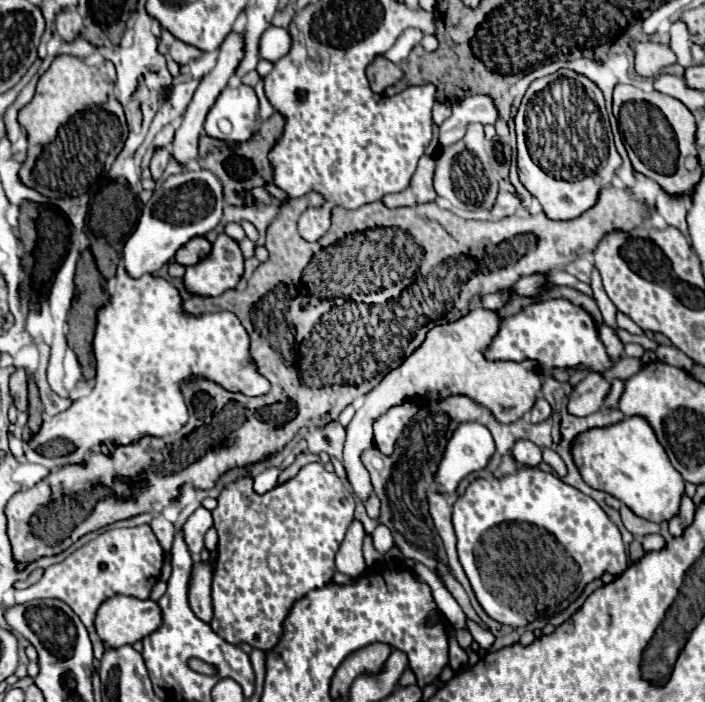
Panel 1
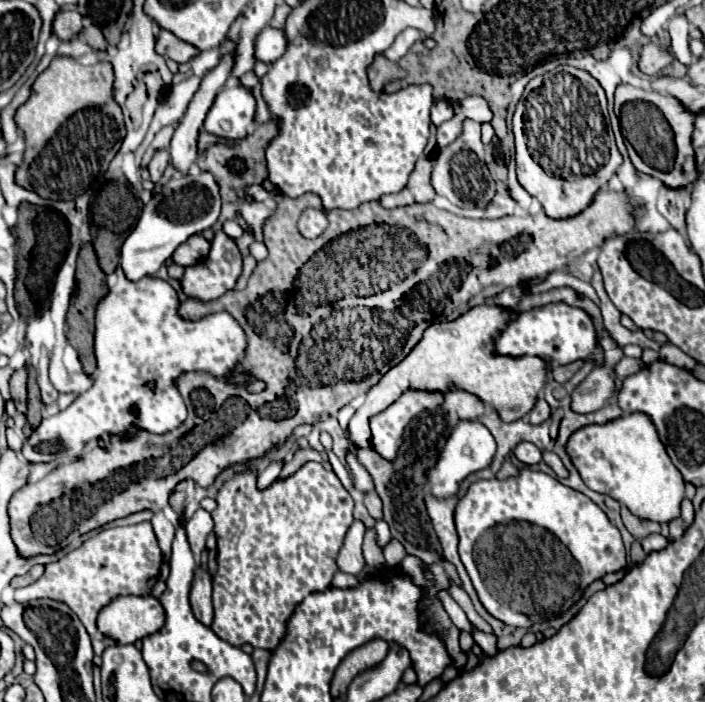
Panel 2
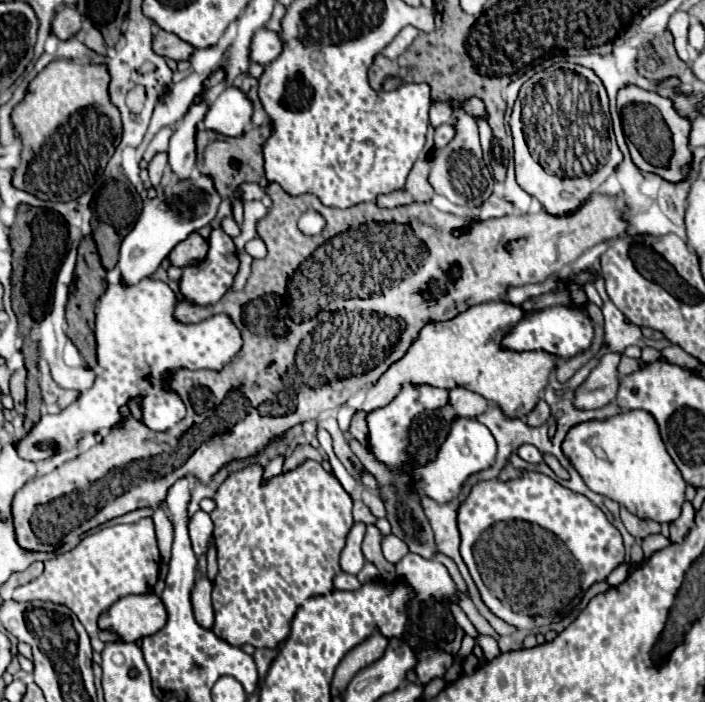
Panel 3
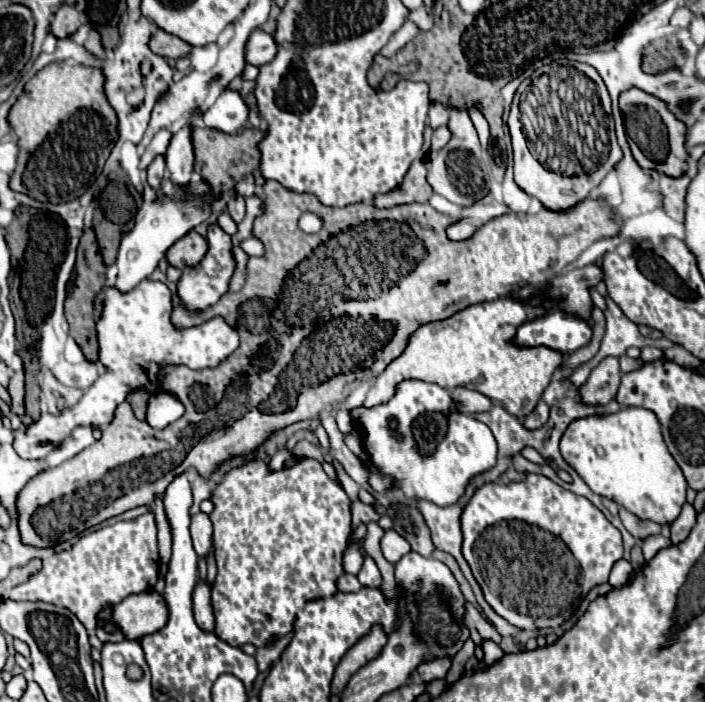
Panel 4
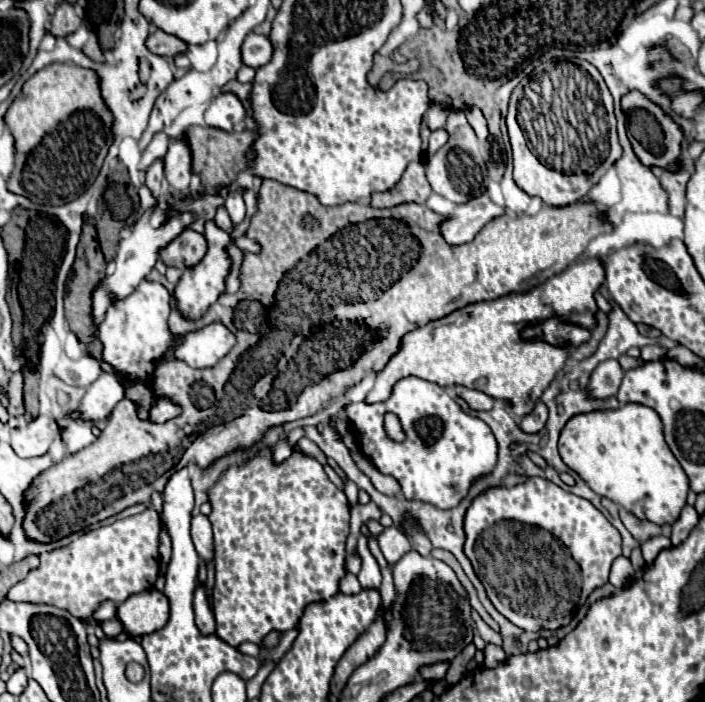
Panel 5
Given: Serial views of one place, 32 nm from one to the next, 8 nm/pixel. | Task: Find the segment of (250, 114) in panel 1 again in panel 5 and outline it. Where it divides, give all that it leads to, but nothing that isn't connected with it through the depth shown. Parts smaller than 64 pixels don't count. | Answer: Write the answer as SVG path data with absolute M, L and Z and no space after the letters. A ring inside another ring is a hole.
M232 92L220 94L214 104L204 112L206 126L220 128L224 132L232 132L236 124L242 124L246 118L246 108L240 98Z

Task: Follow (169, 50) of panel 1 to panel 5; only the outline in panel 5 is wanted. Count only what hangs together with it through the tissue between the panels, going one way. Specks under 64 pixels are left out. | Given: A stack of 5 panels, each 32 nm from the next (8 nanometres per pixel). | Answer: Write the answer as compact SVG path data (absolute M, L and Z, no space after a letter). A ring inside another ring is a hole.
M156 30L154 34L150 34L146 46L150 52L154 52L158 56L166 56L166 58L176 58L178 54L186 52L186 48L188 48L188 44L184 44L180 38L166 34L162 30Z

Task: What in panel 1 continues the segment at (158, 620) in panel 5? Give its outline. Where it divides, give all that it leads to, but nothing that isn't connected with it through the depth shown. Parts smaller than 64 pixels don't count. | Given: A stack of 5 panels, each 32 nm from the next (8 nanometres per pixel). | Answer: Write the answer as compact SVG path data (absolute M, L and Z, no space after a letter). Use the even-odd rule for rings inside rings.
M112 596L112 598L104 600L104 604L98 608L96 620L94 620L104 648L120 648L124 644L134 644L134 642L142 640L144 636L152 634L160 626L160 622L162 622L162 616L160 616L160 608L156 602L138 600L132 596Z

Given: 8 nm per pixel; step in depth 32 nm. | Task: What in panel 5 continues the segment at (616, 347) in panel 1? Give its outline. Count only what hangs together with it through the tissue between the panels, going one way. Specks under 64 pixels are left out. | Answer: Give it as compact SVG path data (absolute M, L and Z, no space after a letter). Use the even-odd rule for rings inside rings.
M604 360L604 364L598 364L592 372L592 380L588 382L588 392L592 392L592 396L600 398L600 400L608 400L612 396L616 396L620 382L622 382L622 368L618 364L618 360Z

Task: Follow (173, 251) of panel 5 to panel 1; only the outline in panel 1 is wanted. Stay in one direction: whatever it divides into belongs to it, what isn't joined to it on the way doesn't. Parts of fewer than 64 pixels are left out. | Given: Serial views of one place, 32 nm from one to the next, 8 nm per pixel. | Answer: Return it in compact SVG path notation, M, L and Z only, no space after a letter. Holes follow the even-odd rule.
M192 238L188 244L184 244L176 252L176 262L182 266L198 264L200 260L204 260L208 256L210 250L212 250L212 244L206 238Z

